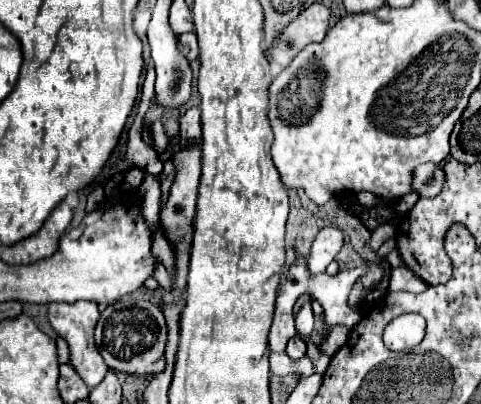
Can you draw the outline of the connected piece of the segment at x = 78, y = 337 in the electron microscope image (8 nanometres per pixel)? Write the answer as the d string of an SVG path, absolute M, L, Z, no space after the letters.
M75 302L75 304L49 304L49 324L53 326L53 330L63 338L67 340L69 344L69 364L75 368L75 372L81 376L81 380L87 384L87 388L95 388L103 376L109 372L107 364L103 362L103 358L99 356L97 348L95 348L95 342L93 342L93 330L95 330L95 324L99 320L99 310L97 310L97 302Z

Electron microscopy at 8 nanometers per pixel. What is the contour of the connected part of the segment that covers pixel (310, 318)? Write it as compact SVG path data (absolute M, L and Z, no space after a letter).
M307 302L307 304L301 308L301 312L297 314L295 326L297 326L299 334L311 334L311 332L313 332L315 316L313 316L313 312L311 312L311 304L309 304L309 302Z

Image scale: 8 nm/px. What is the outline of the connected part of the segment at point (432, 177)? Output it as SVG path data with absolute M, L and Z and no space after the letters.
M423 164L415 168L413 190L421 196L437 196L443 186L443 166L441 164Z

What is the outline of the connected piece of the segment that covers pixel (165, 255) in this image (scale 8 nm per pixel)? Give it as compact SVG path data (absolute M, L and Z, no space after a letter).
M153 230L155 232L155 238L153 238L153 254L157 260L161 260L165 264L167 270L173 268L173 248L171 244L165 240L165 236L161 234L161 230Z

